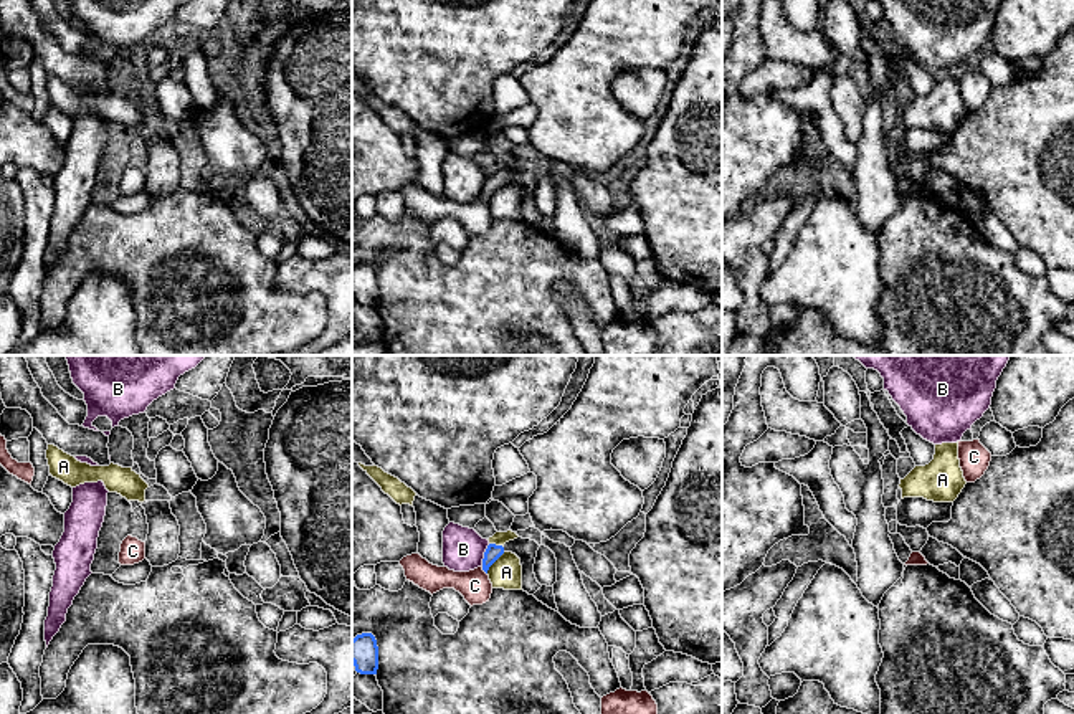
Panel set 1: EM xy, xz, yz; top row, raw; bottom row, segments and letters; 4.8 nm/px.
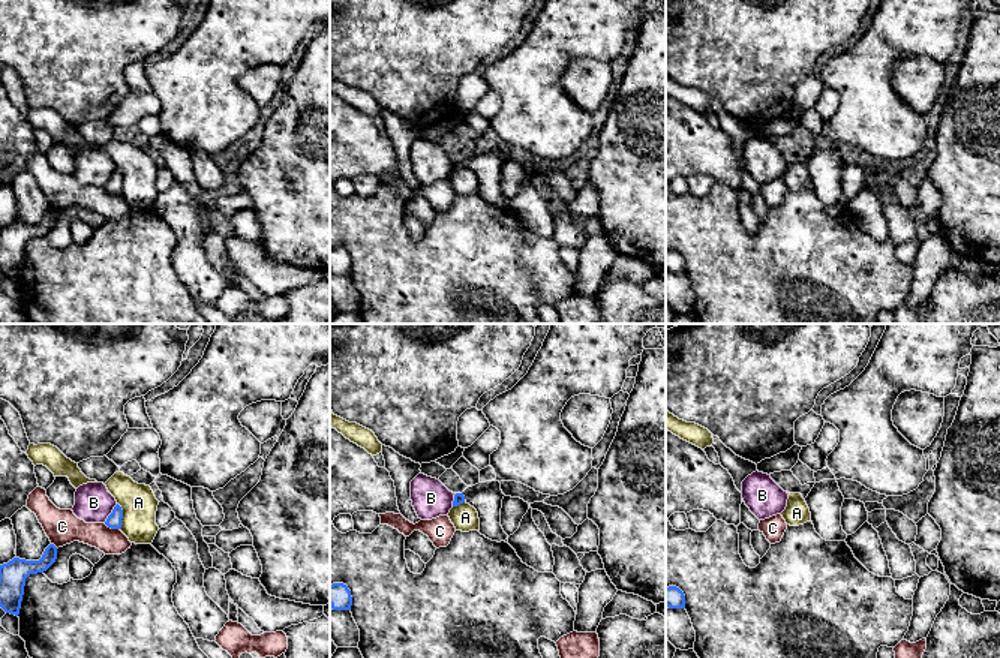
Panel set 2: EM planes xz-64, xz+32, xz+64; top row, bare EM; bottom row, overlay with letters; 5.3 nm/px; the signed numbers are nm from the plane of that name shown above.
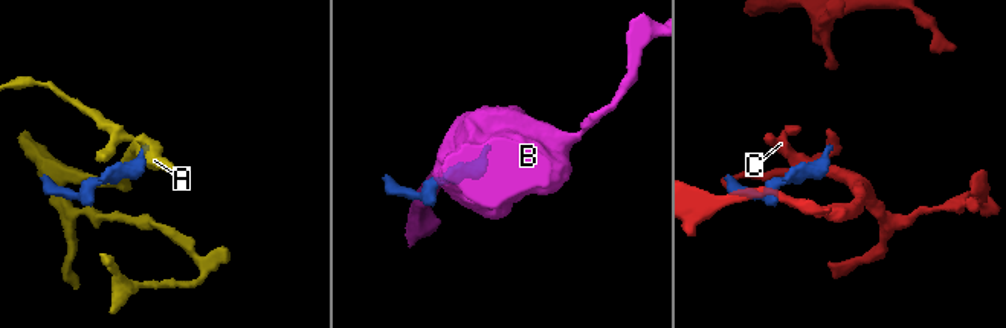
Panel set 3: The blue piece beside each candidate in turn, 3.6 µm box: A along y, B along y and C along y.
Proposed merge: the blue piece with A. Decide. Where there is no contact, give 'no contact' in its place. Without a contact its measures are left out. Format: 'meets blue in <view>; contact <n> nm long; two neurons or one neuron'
meets blue in xz; contact 140 nm long; two neurons

